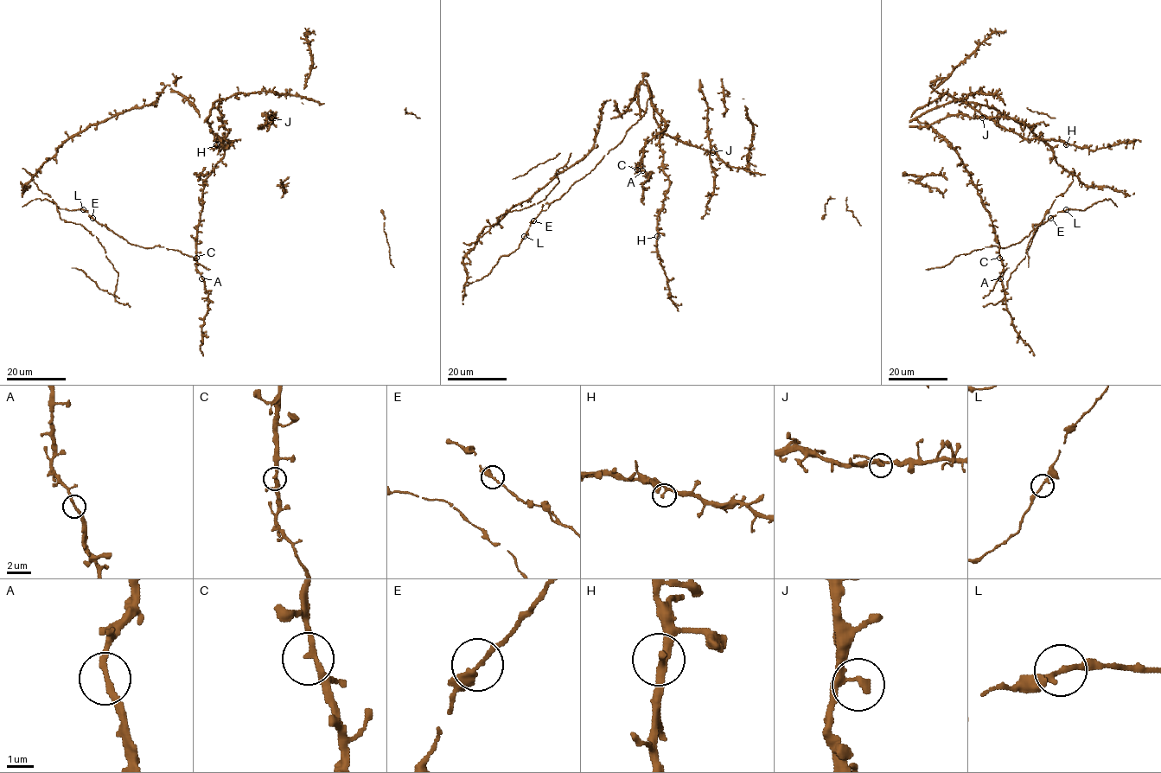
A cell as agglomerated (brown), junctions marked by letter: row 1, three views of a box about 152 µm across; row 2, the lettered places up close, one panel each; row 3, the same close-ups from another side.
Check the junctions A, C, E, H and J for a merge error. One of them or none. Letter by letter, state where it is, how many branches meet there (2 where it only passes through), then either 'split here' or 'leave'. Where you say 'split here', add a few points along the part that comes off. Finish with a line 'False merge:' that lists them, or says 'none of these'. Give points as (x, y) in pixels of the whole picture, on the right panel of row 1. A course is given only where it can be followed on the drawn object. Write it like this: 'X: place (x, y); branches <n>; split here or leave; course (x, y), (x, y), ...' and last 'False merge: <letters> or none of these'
A: place (1000, 278); branches 2; leave
C: place (999, 258); branches 2; leave
E: place (1050, 218); branches 2; leave
H: place (1066, 144); branches 2; leave
J: place (982, 118); branches 2; leave
False merge: none of these

